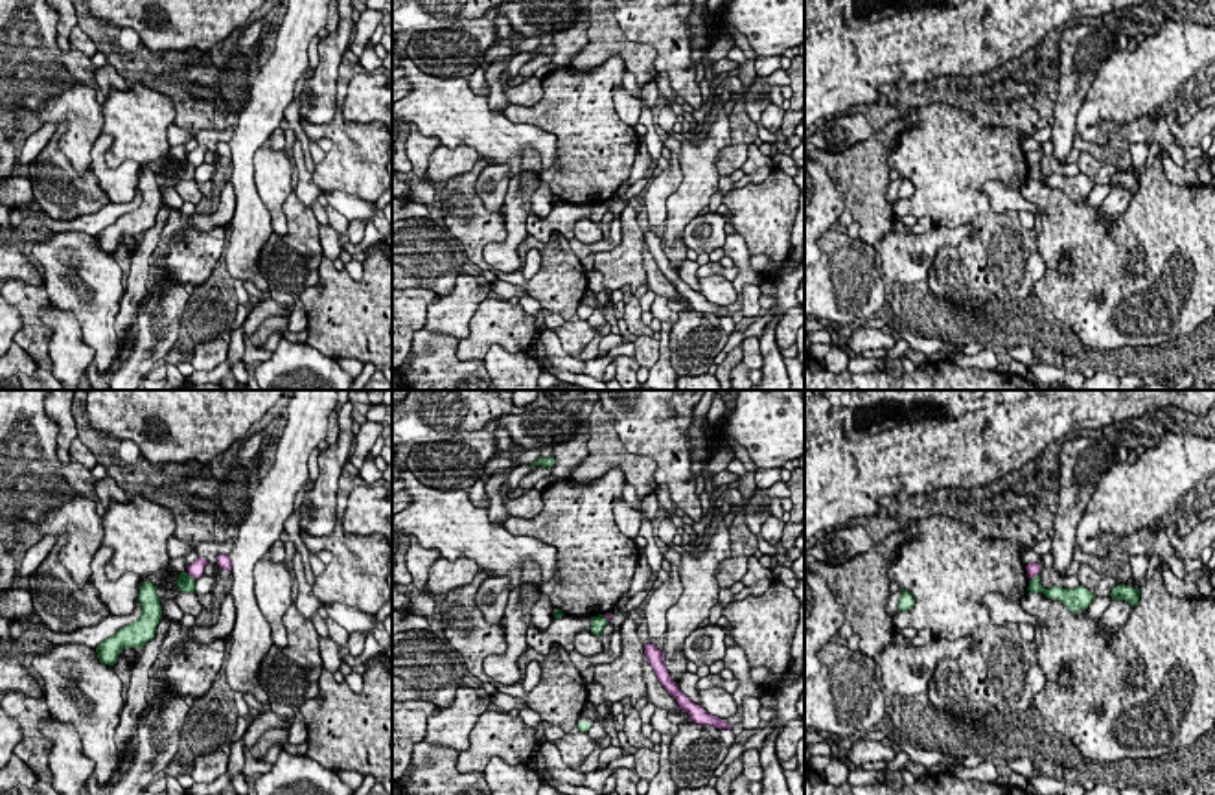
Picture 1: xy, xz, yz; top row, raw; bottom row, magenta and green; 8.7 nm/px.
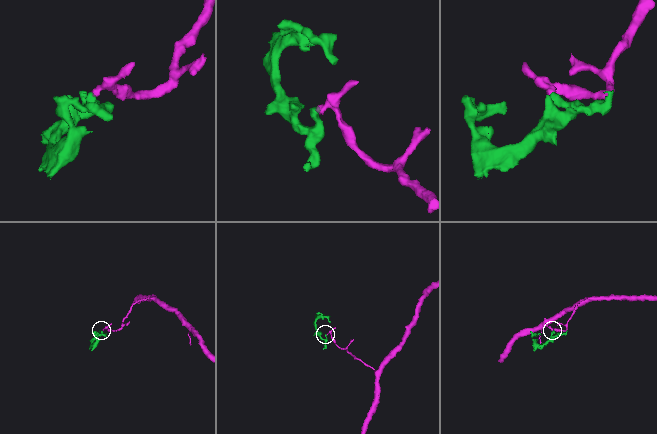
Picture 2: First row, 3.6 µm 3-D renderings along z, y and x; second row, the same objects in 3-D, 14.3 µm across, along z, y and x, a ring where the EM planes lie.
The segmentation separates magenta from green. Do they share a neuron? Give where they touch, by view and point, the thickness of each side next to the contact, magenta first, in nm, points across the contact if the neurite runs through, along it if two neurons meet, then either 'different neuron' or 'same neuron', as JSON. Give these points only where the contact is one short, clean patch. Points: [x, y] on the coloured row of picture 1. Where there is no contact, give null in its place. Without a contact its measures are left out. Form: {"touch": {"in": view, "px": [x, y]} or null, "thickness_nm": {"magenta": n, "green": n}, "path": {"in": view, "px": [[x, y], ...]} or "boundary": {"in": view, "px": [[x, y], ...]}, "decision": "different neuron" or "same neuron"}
{"touch": {"in": "xy", "px": [192, 576]}, "thickness_nm": {"magenta": 120, "green": 160}, "boundary": {"in": "xy", "px": [[186, 573], [196, 578]]}, "decision": "different neuron"}

